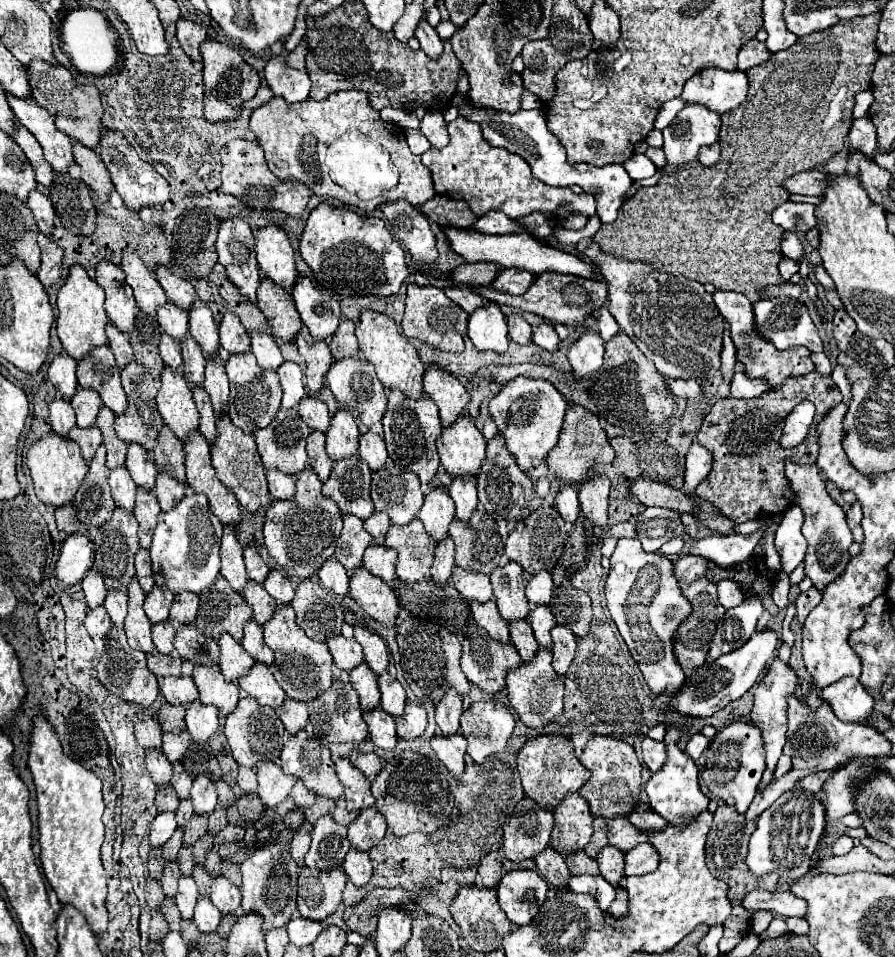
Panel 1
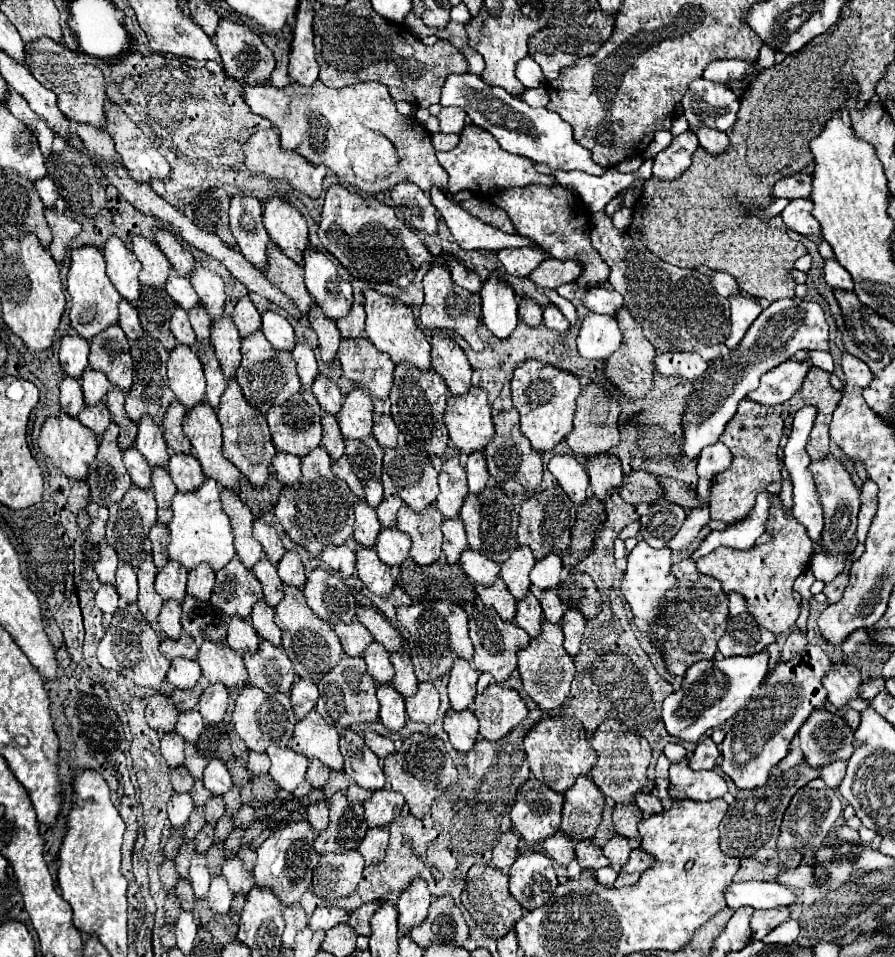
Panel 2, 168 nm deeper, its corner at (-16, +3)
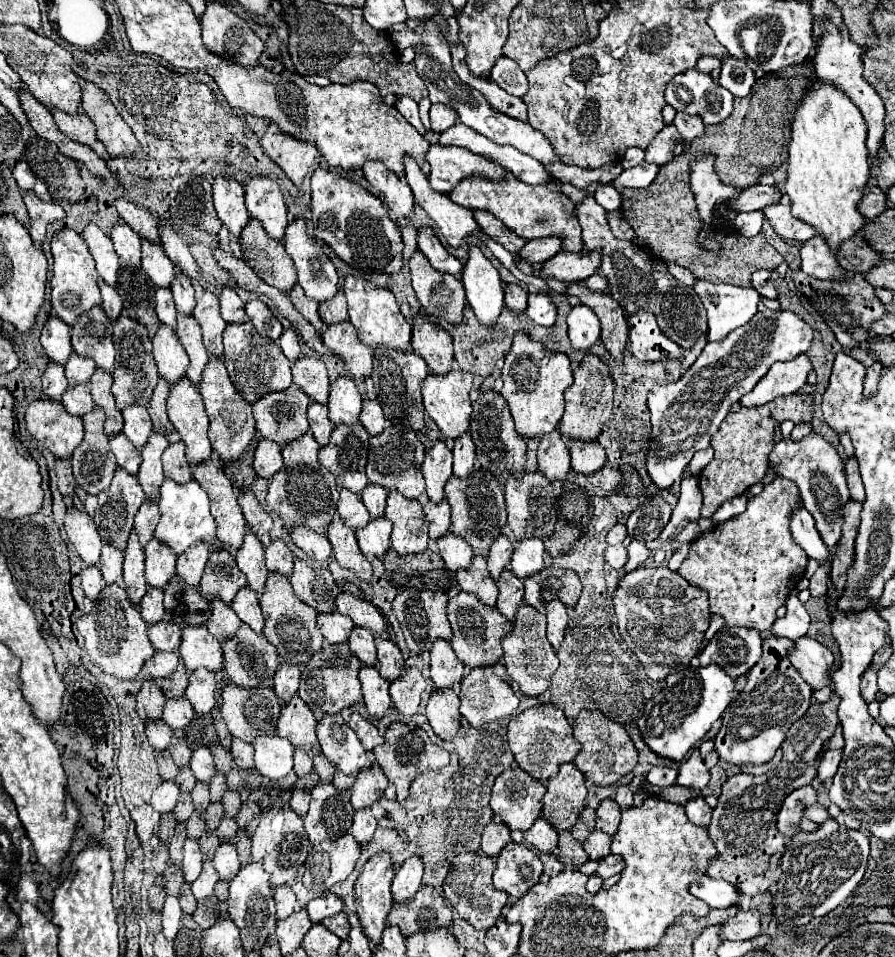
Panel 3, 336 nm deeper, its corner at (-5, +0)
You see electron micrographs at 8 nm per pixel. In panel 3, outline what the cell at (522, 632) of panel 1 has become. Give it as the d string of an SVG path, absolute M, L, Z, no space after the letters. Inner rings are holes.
M505 569L501 573L501 579L497 579L497 587L499 587L499 597L497 597L497 609L499 613L507 619L513 621L515 619L515 611L523 601L523 581L517 579L513 575L513 571Z

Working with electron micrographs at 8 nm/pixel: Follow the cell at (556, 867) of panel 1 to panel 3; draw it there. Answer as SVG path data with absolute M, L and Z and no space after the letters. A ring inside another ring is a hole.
M539 817L537 823L533 823L533 827L523 835L525 841L531 841L531 845L541 853L553 853L557 847L557 831L543 817Z

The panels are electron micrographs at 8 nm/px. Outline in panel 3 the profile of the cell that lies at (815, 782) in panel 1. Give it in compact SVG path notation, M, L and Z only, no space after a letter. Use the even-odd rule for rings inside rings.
M837 749L837 751L827 751L823 757L821 757L821 761L819 761L819 765L817 765L817 779L819 781L825 781L825 779L831 779L835 773L837 773L837 767L839 767L839 763L841 763L841 749Z

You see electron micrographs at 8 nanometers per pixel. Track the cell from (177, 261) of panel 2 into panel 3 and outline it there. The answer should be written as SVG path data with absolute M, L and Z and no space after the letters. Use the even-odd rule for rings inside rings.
M117 197L115 199L115 207L117 207L117 213L119 217L135 231L139 233L141 237L153 241L153 243L159 243L159 233L157 233L157 217L151 215L145 207L125 199L125 197Z

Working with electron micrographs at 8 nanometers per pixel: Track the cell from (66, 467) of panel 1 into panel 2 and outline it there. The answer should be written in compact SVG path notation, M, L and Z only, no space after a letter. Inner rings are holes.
M62 412L60 416L52 416L44 422L40 438L38 438L38 446L66 478L86 480L88 478L88 466L92 464L92 460L96 460L98 438L92 430L84 428L80 424L80 420L76 420L76 418Z

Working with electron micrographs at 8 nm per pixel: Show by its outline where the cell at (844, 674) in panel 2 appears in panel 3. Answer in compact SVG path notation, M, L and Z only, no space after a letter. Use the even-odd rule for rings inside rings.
M803 635L793 643L789 659L813 689L833 685L831 677L827 675L827 669L833 665L833 653L819 641Z

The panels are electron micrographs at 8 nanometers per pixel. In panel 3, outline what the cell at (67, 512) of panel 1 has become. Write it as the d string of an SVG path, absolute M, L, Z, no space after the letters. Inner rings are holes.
M57 459L55 471L57 471L57 483L59 483L61 495L73 495L75 493L75 479L73 479L69 461L67 459Z

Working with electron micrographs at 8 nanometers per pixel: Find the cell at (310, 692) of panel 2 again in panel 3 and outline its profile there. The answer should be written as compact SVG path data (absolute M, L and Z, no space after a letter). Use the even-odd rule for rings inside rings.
M281 663L273 675L273 689L277 693L279 699L283 699L285 703L297 695L297 689L299 689L299 667L297 665L291 665L291 663Z

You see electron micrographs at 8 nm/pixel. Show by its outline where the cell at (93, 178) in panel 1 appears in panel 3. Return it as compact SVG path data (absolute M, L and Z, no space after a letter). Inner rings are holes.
M51 109L51 113L55 117L57 129L63 131L73 141L85 143L85 145L93 145L97 141L95 123L83 113L83 109L79 109L77 115L67 115L65 111L57 111L57 109Z

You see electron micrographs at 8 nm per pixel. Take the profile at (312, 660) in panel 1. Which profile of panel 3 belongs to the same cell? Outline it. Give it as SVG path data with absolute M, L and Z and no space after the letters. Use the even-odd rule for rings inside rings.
M277 573L267 575L265 591L261 593L259 603L263 609L263 617L265 617L263 635L269 639L269 643L273 643L277 647L281 659L285 659L287 663L293 663L297 667L303 667L303 663L307 663L311 655L321 651L325 637L321 635L321 631L315 625L317 611L313 611L313 607L309 607L301 599L297 599L297 595L293 593L289 579L285 575L277 575Z

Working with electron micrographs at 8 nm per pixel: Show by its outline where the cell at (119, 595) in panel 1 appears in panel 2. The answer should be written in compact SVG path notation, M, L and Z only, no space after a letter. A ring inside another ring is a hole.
M120 564L116 572L116 582L114 582L122 602L134 604L138 596L138 580L136 580L136 570L128 564Z

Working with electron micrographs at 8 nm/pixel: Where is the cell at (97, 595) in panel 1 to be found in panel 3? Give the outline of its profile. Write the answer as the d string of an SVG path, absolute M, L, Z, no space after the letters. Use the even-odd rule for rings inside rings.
M75 505L69 507L65 513L65 531L67 531L69 541L79 551L81 559L87 565L97 565L103 543L99 539L97 527L95 527L93 519L89 517L89 513L77 509Z

